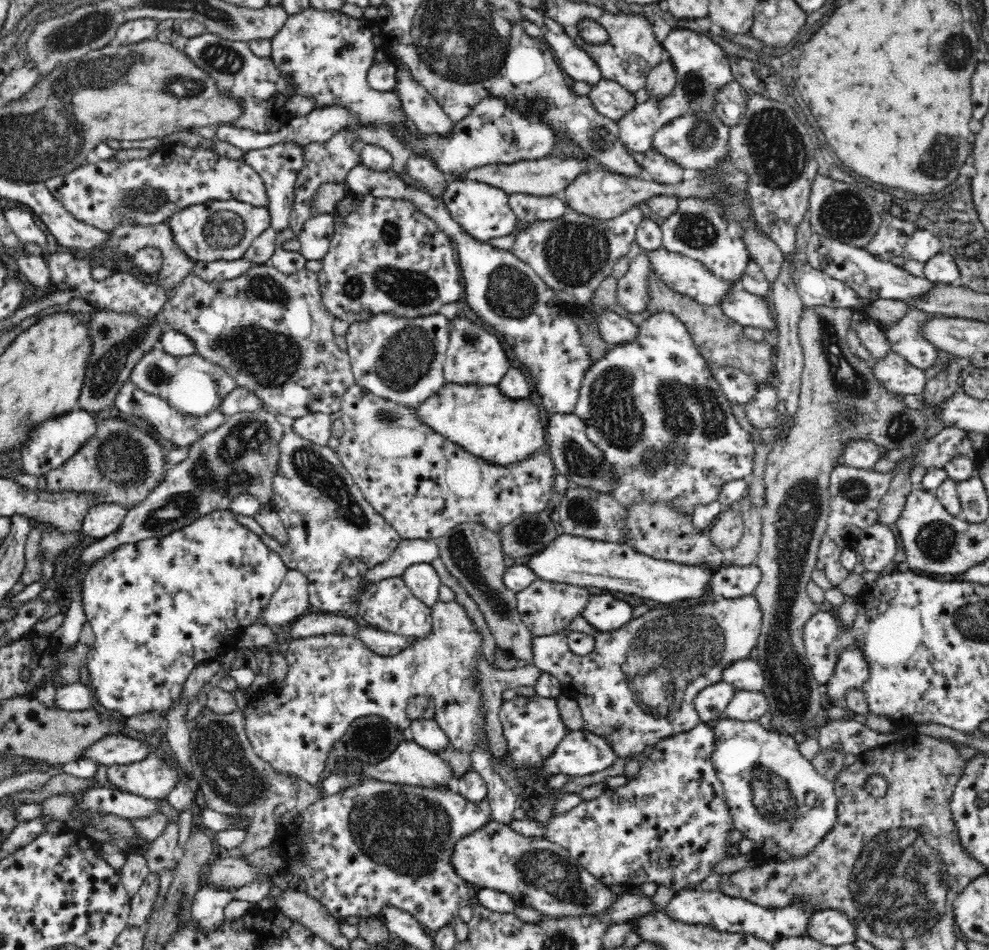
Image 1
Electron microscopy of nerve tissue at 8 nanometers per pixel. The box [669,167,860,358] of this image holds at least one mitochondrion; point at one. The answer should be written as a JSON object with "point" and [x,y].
{"point":[694,230]}

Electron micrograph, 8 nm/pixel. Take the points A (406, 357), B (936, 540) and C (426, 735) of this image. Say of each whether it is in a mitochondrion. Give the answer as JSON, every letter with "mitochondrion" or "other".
{"A":"mitochondrion","B":"mitochondrion","C":"other"}

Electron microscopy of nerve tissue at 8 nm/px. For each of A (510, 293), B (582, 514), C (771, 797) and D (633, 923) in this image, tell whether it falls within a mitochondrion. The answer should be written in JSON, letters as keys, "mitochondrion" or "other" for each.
{"A":"mitochondrion","B":"mitochondrion","C":"mitochondrion","D":"other"}

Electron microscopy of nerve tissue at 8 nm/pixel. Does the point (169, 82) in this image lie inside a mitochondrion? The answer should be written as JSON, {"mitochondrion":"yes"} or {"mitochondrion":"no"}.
{"mitochondrion":"yes"}

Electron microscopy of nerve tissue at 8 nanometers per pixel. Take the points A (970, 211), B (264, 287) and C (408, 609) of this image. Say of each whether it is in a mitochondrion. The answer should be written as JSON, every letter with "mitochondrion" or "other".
{"A":"other","B":"mitochondrion","C":"other"}

